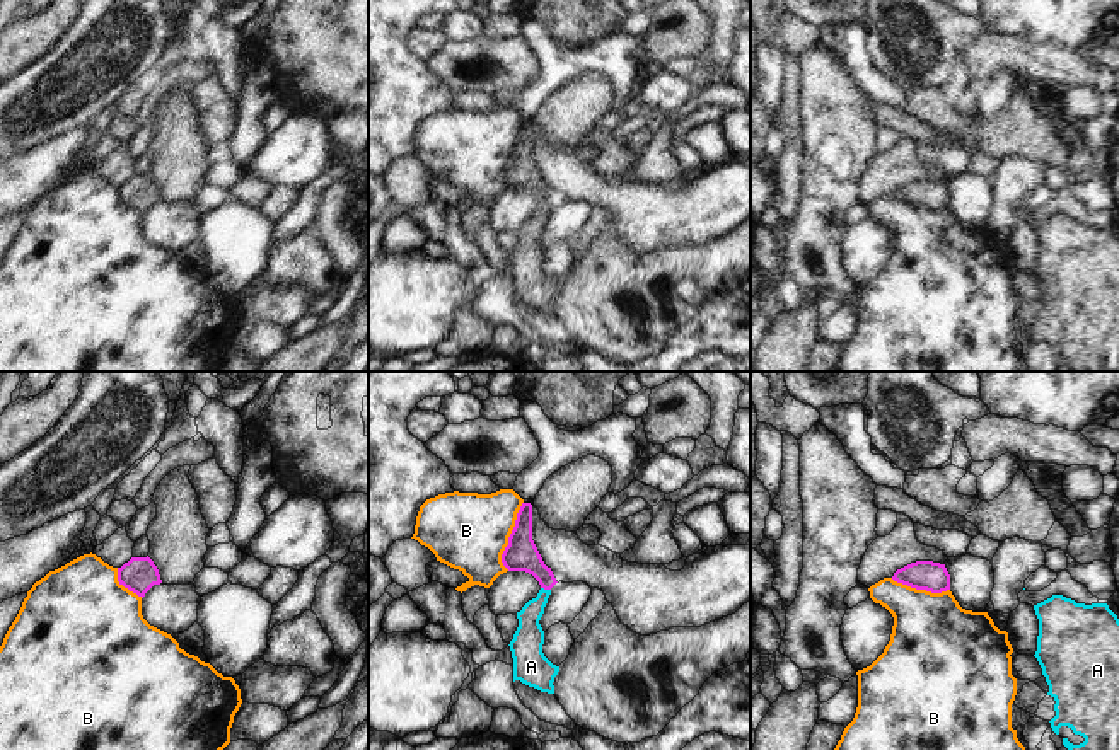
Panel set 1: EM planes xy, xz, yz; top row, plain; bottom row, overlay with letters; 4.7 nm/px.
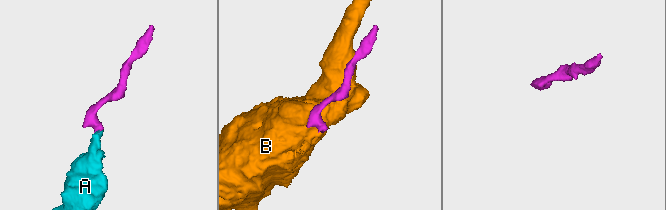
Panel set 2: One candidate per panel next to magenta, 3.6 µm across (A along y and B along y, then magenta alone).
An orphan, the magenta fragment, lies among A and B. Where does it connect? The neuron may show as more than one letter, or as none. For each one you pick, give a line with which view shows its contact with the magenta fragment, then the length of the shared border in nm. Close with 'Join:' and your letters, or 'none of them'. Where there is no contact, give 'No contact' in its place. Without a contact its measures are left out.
A: Touches magenta in xz. Shared border 50 nm
Join: A

